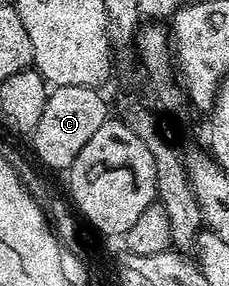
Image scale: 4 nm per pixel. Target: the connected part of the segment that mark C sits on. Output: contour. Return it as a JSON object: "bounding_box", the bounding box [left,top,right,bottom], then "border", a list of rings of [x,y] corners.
{"bounding_box":[30,86,109,170],"border":[[[86,86],[53,87],[48,94],[46,110],[42,110],[42,118],[38,118],[38,126],[30,134],[32,148],[36,156],[48,168],[66,170],[78,158],[82,146],[94,138],[98,126],[109,119],[108,104],[100,97],[95,88]]]}

